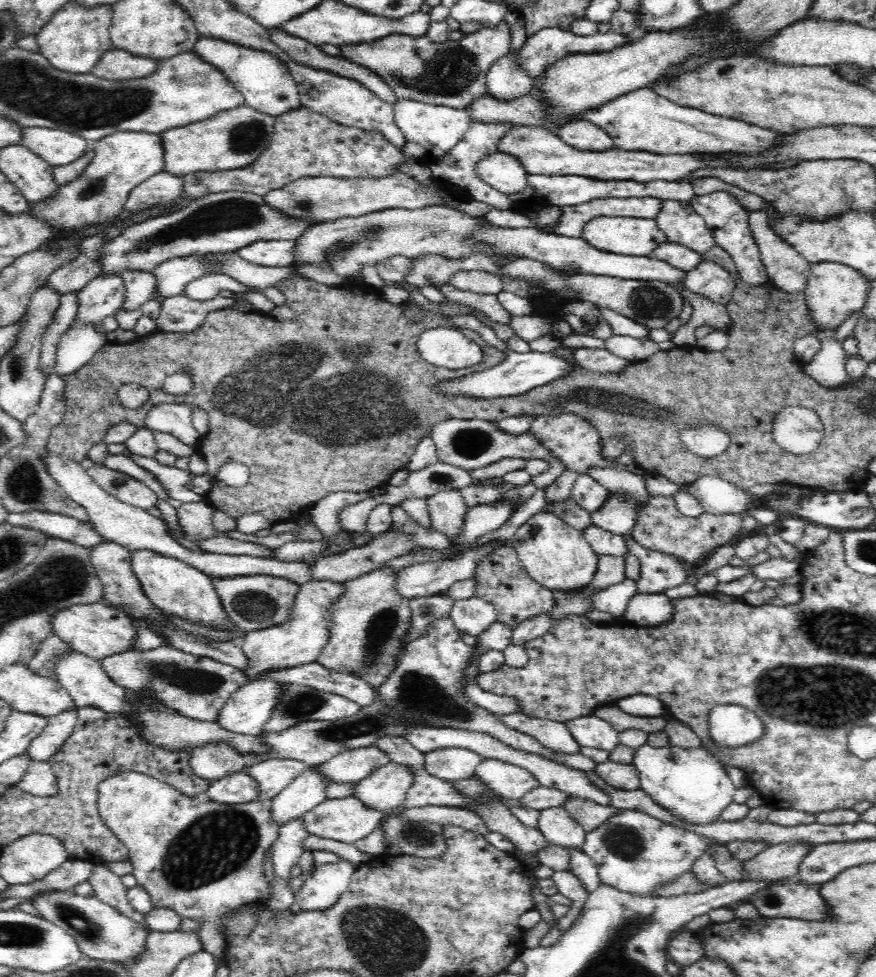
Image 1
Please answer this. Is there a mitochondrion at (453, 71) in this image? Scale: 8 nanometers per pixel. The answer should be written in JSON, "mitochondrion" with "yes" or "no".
{"mitochondrion":"yes"}

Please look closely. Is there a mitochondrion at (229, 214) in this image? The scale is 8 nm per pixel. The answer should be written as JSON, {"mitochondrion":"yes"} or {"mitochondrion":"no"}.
{"mitochondrion":"yes"}

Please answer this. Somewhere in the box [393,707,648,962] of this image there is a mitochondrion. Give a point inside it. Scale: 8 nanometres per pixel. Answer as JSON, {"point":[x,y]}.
{"point":[624,841]}

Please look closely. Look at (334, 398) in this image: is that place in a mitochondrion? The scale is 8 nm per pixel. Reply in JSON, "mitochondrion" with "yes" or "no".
{"mitochondrion":"yes"}

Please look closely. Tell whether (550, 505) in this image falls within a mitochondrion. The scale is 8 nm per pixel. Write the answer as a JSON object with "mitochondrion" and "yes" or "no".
{"mitochondrion":"no"}

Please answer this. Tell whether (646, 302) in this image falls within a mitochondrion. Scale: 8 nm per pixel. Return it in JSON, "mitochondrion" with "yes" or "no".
{"mitochondrion":"yes"}

